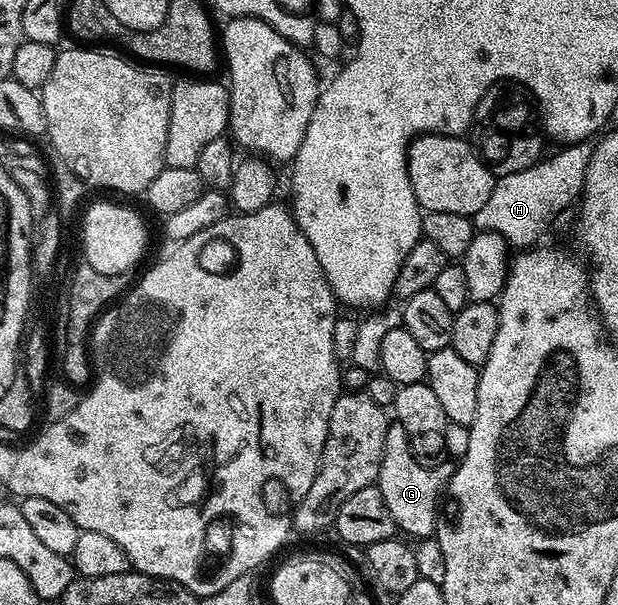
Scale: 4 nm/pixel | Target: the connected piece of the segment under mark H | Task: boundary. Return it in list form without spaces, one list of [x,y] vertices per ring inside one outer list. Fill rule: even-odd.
[[[585,142],[565,144],[558,154],[542,157],[531,168],[523,168],[523,172],[511,172],[507,176],[497,178],[491,188],[491,196],[487,196],[487,204],[472,215],[474,227],[490,230],[509,241],[513,248],[532,248],[542,241],[541,238],[549,230],[549,225],[568,208],[580,199],[581,191],[585,189],[585,170],[589,167],[590,147]]]

